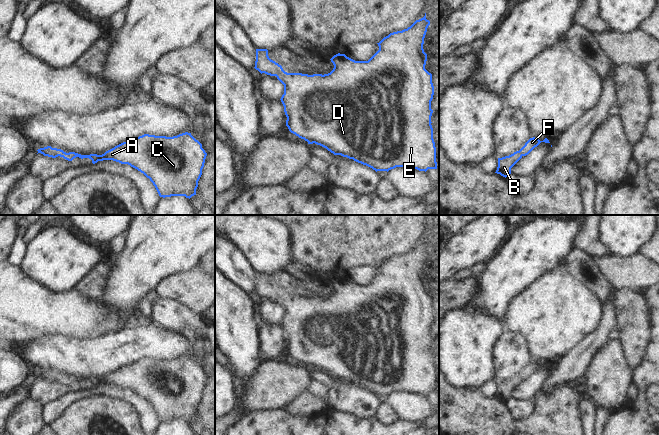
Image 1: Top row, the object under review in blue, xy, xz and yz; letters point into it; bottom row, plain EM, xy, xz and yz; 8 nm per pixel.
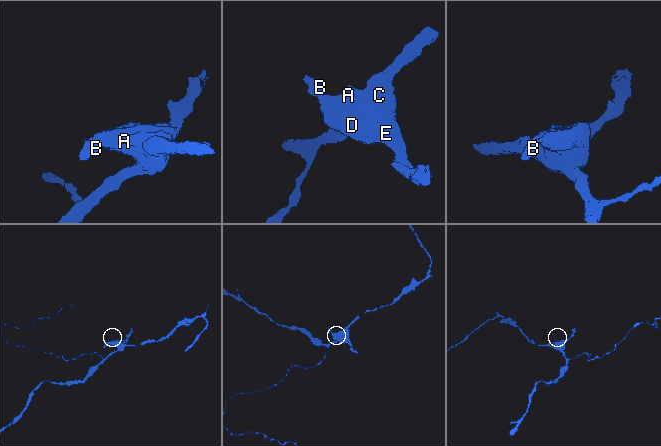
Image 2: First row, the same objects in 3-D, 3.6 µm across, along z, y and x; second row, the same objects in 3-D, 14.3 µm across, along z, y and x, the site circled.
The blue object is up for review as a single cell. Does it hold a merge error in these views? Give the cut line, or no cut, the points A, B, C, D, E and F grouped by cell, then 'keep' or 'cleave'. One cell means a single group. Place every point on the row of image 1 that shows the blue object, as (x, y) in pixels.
cut none; groups A B C D E F; keep

